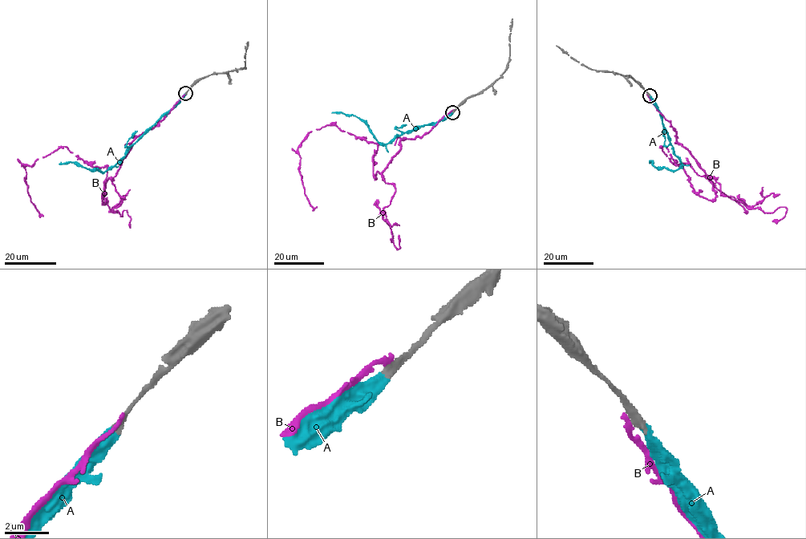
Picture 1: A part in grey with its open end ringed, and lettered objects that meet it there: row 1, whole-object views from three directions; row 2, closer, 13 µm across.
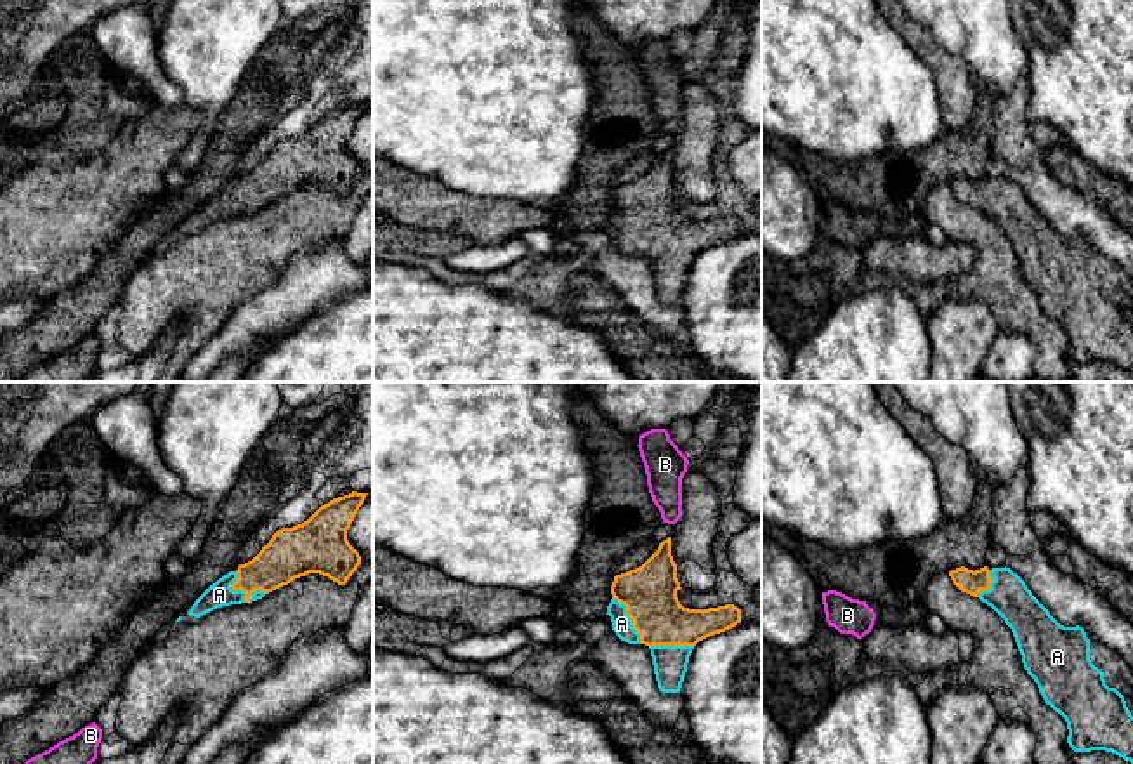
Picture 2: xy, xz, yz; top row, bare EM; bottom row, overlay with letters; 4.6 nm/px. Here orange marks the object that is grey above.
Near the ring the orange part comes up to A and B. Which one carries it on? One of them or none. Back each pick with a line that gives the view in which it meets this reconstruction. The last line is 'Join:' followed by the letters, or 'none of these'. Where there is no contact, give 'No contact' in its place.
A: Touches orange in xz
Join: A

